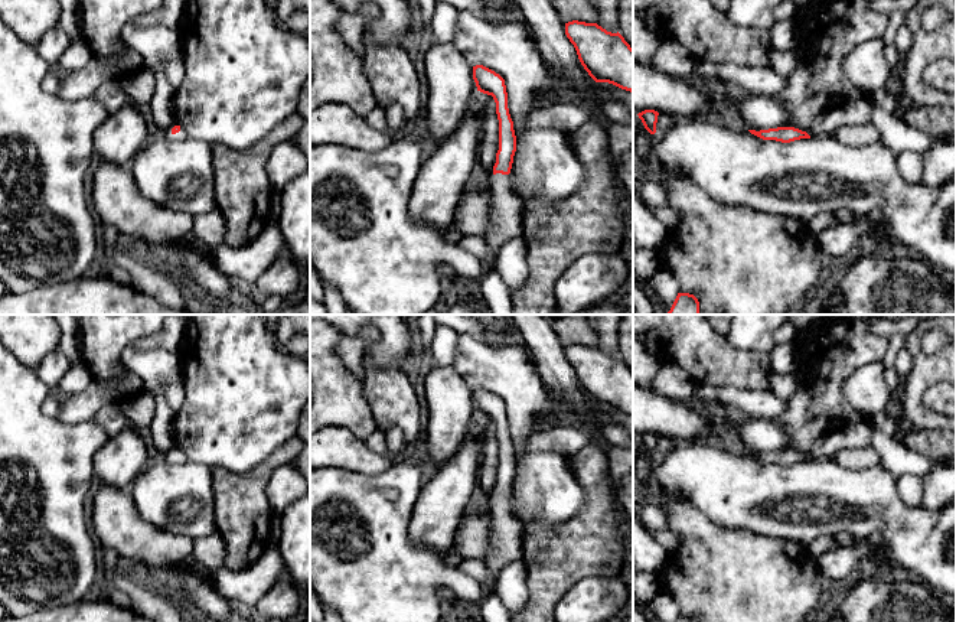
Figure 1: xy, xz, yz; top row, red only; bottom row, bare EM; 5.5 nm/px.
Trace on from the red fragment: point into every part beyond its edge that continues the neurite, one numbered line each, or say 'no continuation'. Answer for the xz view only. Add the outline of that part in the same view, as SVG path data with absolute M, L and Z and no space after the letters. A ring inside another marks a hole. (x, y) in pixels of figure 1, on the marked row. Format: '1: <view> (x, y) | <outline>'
1: xz (506, 212) | M510 173L490 176L493 185L492 228L484 235L486 245L497 251L506 241L522 235L525 203L513 195L509 185Z

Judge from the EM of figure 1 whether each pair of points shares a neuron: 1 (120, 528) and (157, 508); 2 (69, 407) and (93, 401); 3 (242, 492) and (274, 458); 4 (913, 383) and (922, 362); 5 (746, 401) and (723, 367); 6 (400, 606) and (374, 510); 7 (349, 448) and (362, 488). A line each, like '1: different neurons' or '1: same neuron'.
1: different neurons
2: same neuron
3: same neuron
4: same neuron
5: different neurons
6: same neuron
7: different neurons

